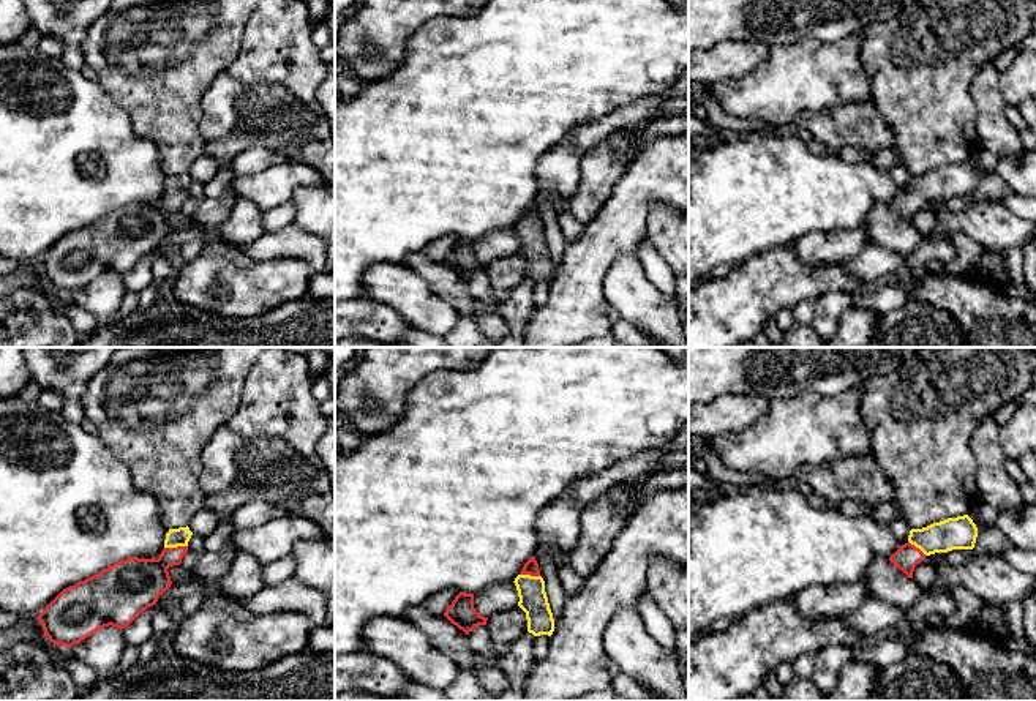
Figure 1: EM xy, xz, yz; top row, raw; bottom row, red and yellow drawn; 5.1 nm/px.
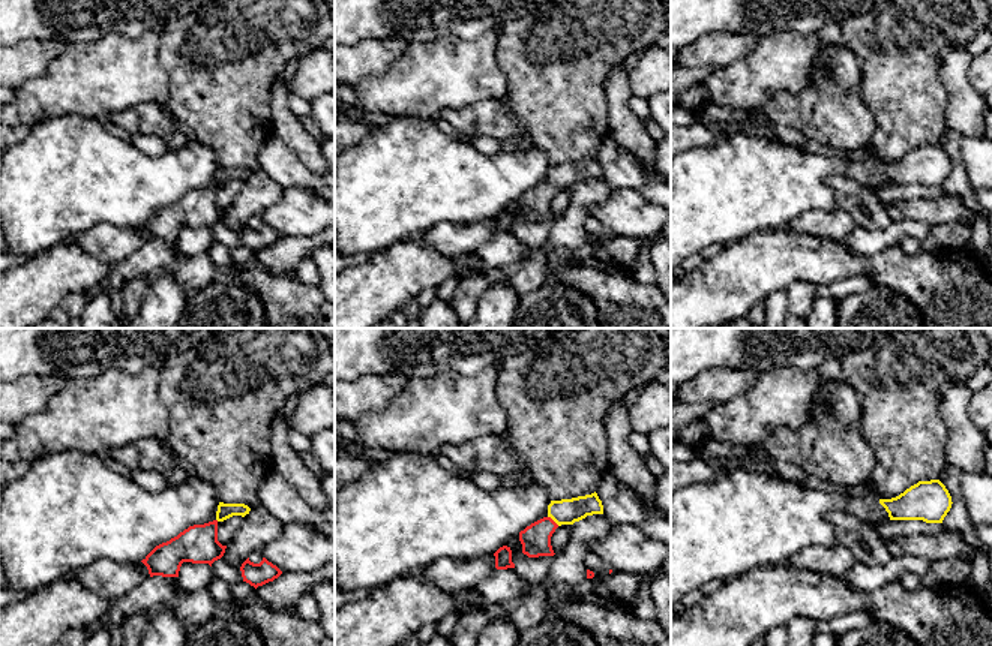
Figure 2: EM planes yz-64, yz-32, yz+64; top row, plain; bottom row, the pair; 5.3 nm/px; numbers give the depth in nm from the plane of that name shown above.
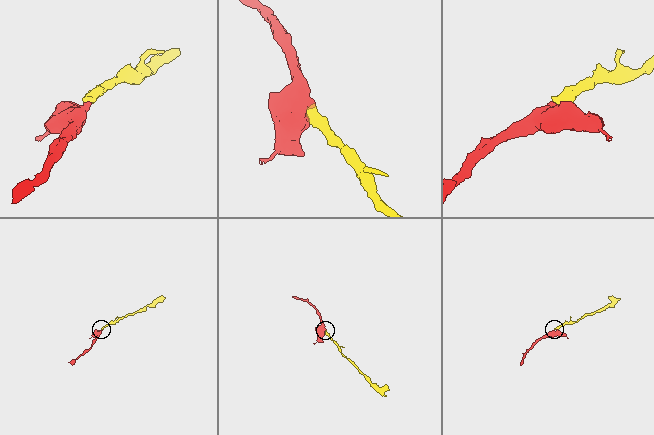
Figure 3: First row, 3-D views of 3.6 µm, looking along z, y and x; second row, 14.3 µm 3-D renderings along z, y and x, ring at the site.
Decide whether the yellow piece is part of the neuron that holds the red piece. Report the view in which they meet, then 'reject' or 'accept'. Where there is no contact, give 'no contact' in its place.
contact in xy; accept

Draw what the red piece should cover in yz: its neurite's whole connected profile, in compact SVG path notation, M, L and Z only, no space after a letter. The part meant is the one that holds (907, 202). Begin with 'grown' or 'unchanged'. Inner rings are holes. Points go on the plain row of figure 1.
grown | M968 161L948 164L922 175L911 175L908 188L902 191L889 207L913 224L914 213L925 202L952 196L973 196L978 174Z

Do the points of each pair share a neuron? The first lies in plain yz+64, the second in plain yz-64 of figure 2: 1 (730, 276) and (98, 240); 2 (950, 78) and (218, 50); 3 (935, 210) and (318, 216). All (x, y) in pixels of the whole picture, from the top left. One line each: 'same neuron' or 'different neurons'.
1: different neurons
2: different neurons
3: same neuron

